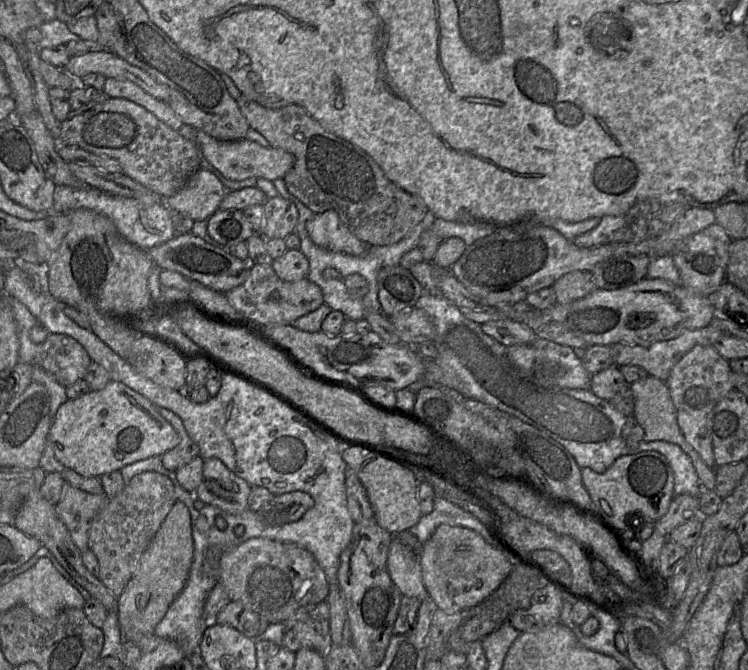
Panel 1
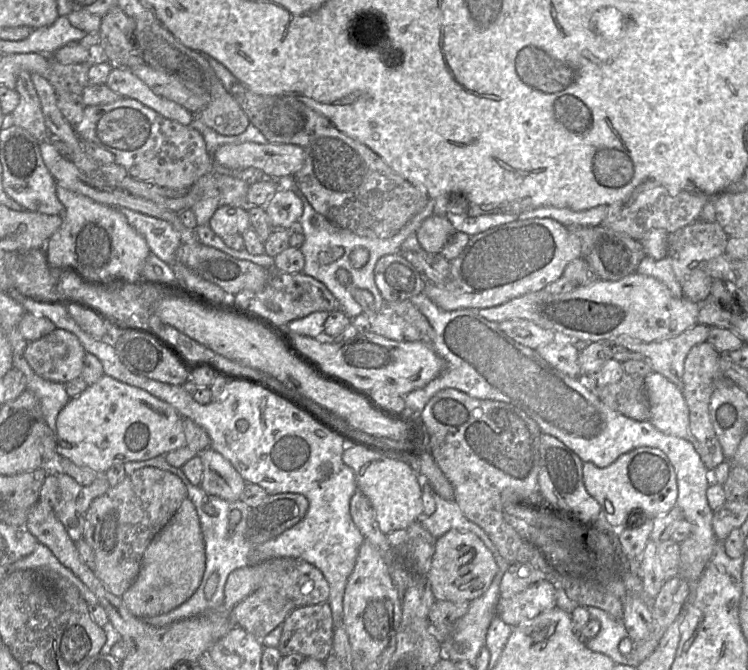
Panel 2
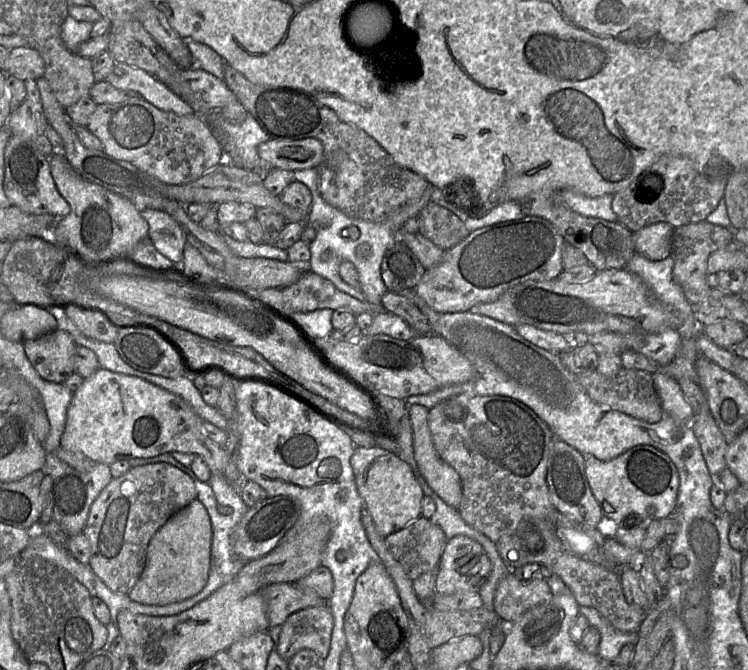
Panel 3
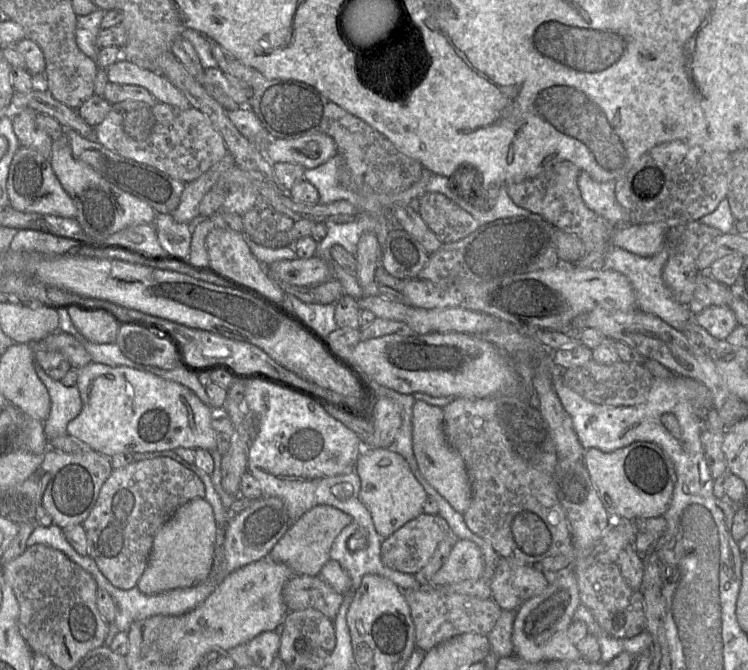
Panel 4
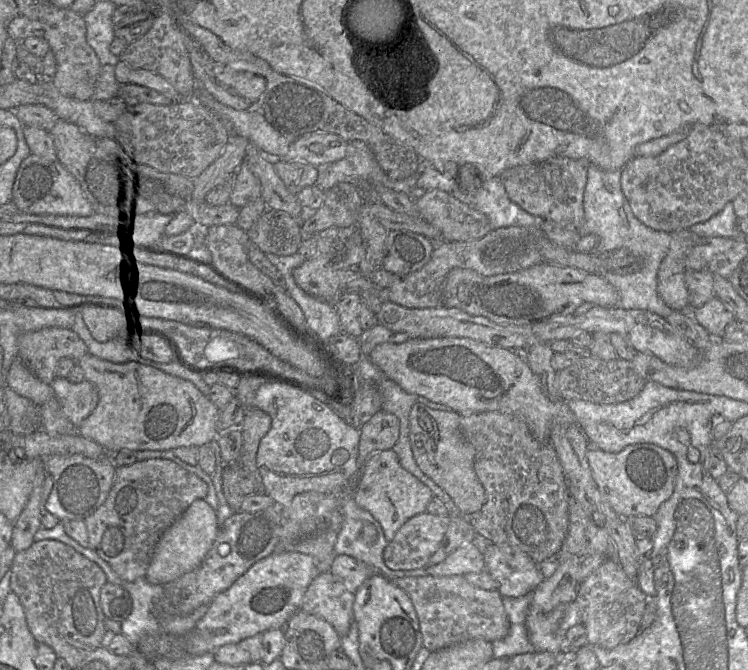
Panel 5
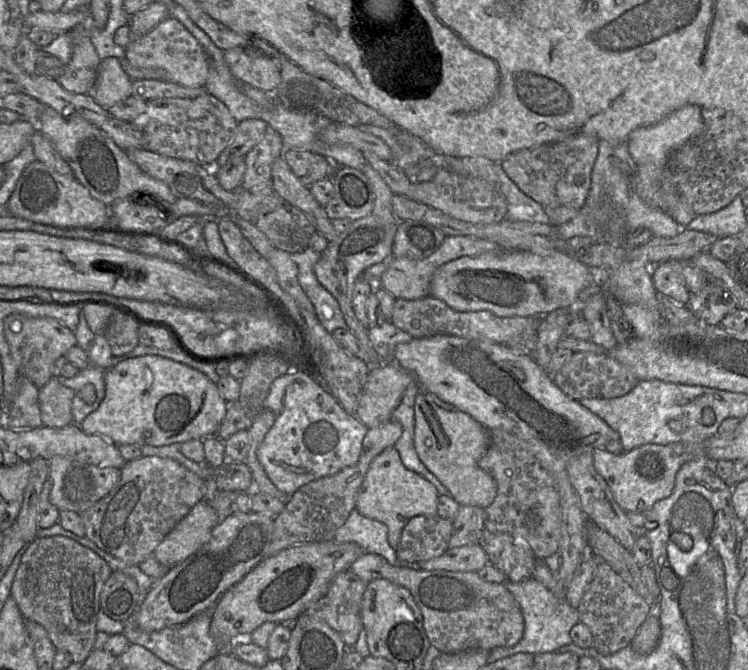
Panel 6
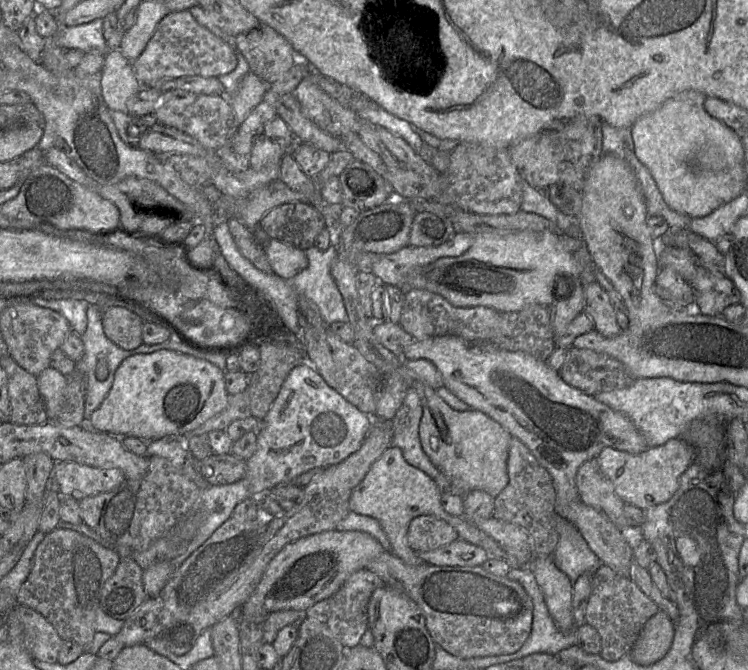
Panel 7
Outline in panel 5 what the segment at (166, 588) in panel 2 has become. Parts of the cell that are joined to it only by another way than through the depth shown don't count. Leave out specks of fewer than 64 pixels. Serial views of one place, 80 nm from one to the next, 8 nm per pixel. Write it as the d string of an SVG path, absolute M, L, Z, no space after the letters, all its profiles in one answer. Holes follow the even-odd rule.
M204 499L193 501L160 537L152 553L145 579L163 585L197 568L212 547L217 536L216 510Z

